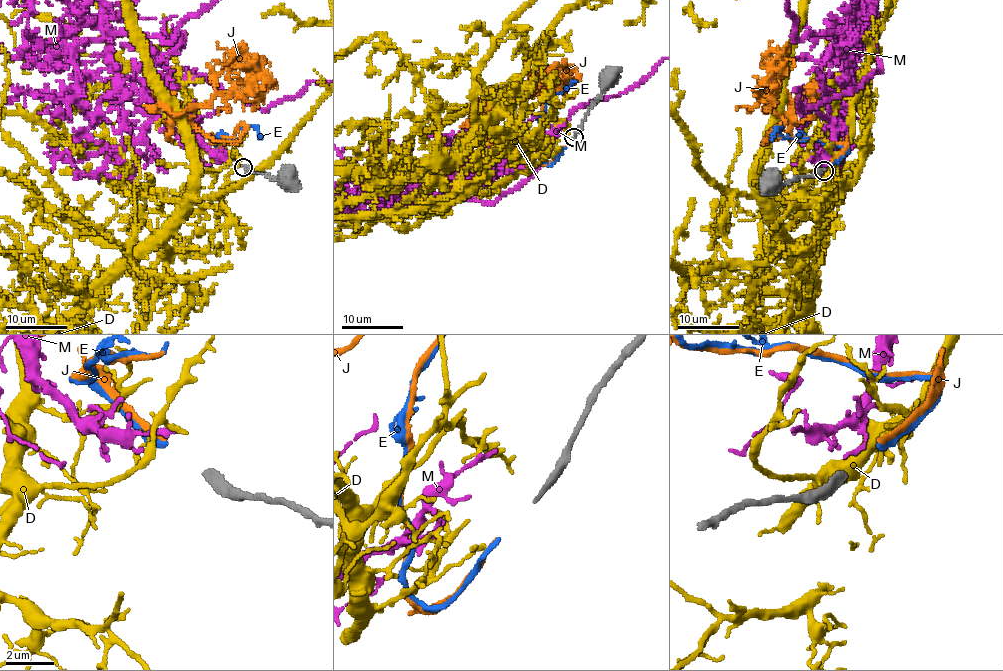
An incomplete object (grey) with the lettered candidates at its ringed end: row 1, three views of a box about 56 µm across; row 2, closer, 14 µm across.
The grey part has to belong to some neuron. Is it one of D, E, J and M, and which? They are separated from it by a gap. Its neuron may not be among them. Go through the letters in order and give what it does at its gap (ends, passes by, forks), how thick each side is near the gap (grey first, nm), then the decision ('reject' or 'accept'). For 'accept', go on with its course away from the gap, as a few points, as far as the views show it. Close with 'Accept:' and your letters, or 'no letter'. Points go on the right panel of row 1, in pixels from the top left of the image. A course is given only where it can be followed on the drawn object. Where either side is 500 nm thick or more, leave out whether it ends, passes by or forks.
D: it passes by | 260/140 nm | reject
E: it ends | 260/190 nm | reject
J: it ends | 260/180 nm | accept | via (832, 162), (847, 147), (783, 139), (778, 127), (763, 142), (784, 122), (767, 99), (783, 65), (766, 90)
M: it ends | 260/150 nm | reject
Accept: J

